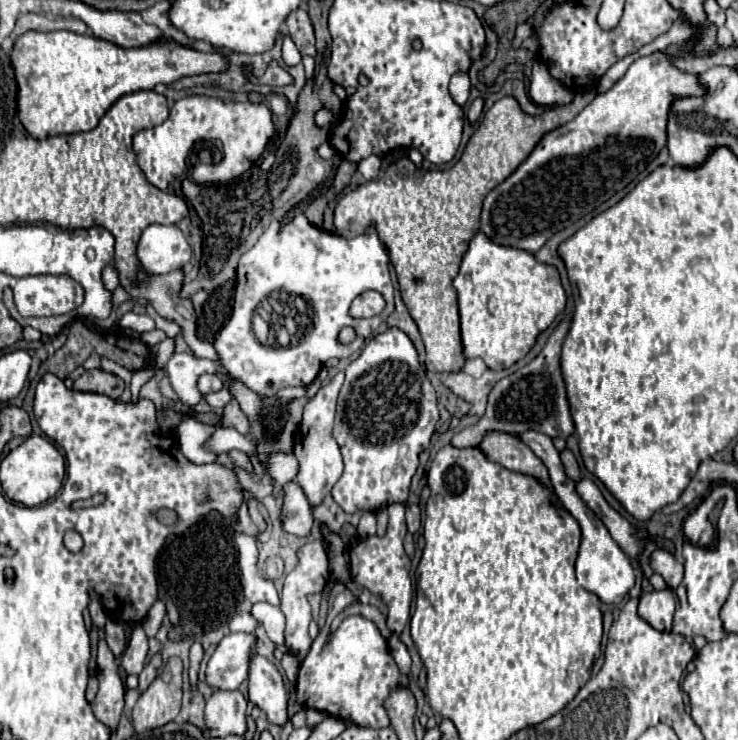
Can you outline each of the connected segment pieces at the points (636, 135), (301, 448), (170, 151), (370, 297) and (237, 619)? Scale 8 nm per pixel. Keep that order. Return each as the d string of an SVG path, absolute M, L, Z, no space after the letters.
M662 52L640 56L628 68L628 72L604 94L596 98L566 126L560 126L546 134L534 152L520 164L520 168L496 186L482 208L480 230L502 246L518 246L522 250L538 252L546 240L566 226L572 226L596 206L604 204L616 192L624 190L666 146L666 122L668 110L674 100L690 96L706 96L708 88L698 82L696 74L676 68Z
M338 372L306 404L302 424L300 424L300 430L298 430L296 440L294 440L294 456L300 462L300 470L296 474L296 480L302 486L302 490L304 490L306 498L308 498L312 510L322 504L322 500L330 494L334 482L342 474L342 454L340 454L340 448L338 448L336 440L332 438L332 424L334 424L334 414L336 414L336 400L338 400L342 382L344 382L344 372Z
M202 94L186 96L170 108L166 122L134 134L134 154L146 178L160 190L188 170L188 156L198 142L208 142L208 182L228 182L244 174L264 152L274 136L272 112L264 104L252 102L224 102Z
M366 292L366 294L360 294L360 296L352 302L350 314L358 316L358 318L368 318L368 316L380 314L382 308L384 308L384 298L382 298L380 294Z
M250 612L236 614L236 616L230 620L230 630L232 630L232 632L246 632L246 634L252 634L252 632L256 632L258 626L260 626L260 622L258 622Z

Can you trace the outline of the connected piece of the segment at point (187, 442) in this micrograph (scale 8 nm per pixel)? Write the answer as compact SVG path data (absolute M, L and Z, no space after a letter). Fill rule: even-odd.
M186 418L178 424L178 446L182 454L192 462L192 464L210 464L214 462L214 454L204 448L204 442L212 434L212 426L206 426L194 418Z

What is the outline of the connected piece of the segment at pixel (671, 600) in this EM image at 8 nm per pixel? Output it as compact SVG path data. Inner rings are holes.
M654 590L640 596L638 614L656 630L670 632L676 598L672 590Z

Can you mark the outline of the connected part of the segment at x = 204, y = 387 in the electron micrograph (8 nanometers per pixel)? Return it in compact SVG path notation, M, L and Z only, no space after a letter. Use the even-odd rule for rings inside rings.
M204 374L198 382L198 388L202 394L208 394L214 390L222 390L224 382L222 382L222 378L218 378L218 374Z

